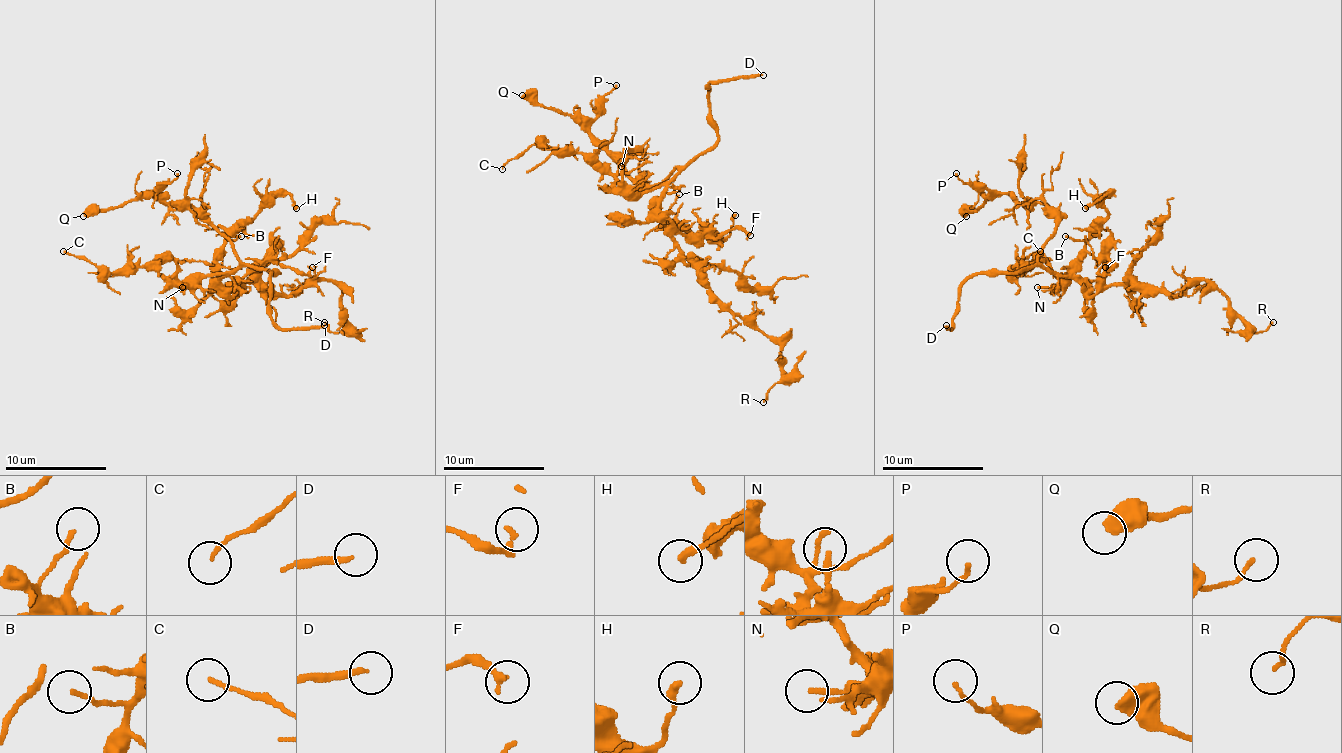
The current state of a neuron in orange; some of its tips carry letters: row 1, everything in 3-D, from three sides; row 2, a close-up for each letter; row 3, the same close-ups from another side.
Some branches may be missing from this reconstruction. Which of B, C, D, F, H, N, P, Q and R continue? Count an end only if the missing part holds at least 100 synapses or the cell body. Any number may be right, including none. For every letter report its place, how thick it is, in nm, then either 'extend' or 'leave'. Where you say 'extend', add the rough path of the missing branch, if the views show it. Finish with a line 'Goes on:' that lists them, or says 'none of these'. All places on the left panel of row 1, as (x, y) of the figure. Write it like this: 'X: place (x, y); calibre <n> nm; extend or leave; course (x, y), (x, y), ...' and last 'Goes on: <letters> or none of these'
B: place (241, 236); calibre 130 nm; leave
C: place (63, 251); calibre 120 nm; leave
D: place (324, 325); calibre 190 nm; extend
F: place (312, 267); calibre 260 nm; leave
H: place (296, 208); calibre 260 nm; leave
N: place (182, 287); calibre 190 nm; leave
P: place (177, 173); calibre 120 nm; leave
Q: place (83, 216); calibre 550 nm; leave
R: place (324, 322); calibre 150 nm; leave
Goes on: D

